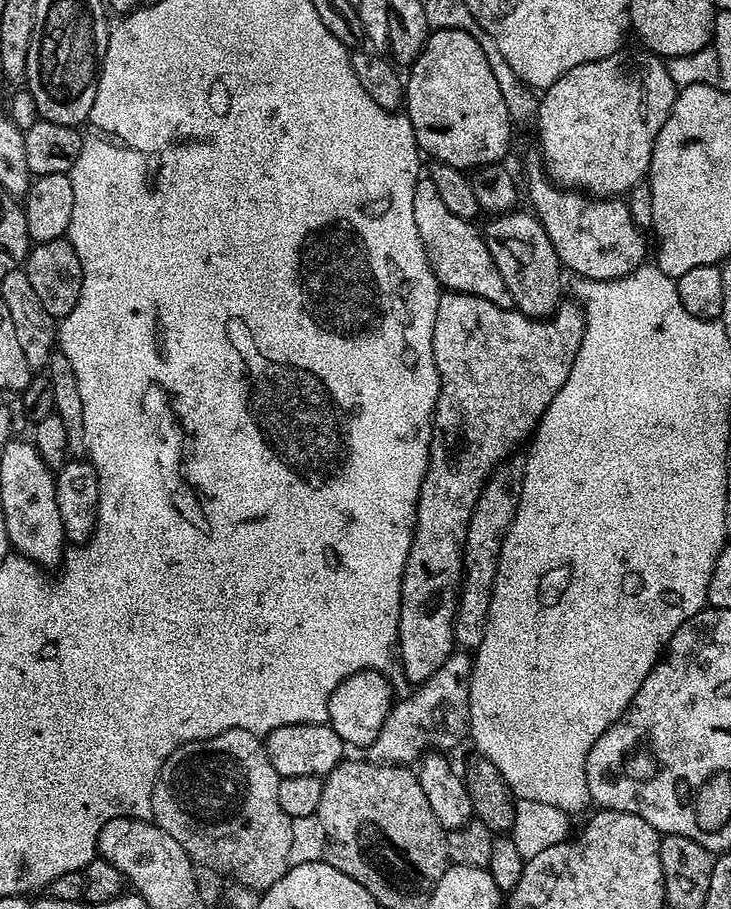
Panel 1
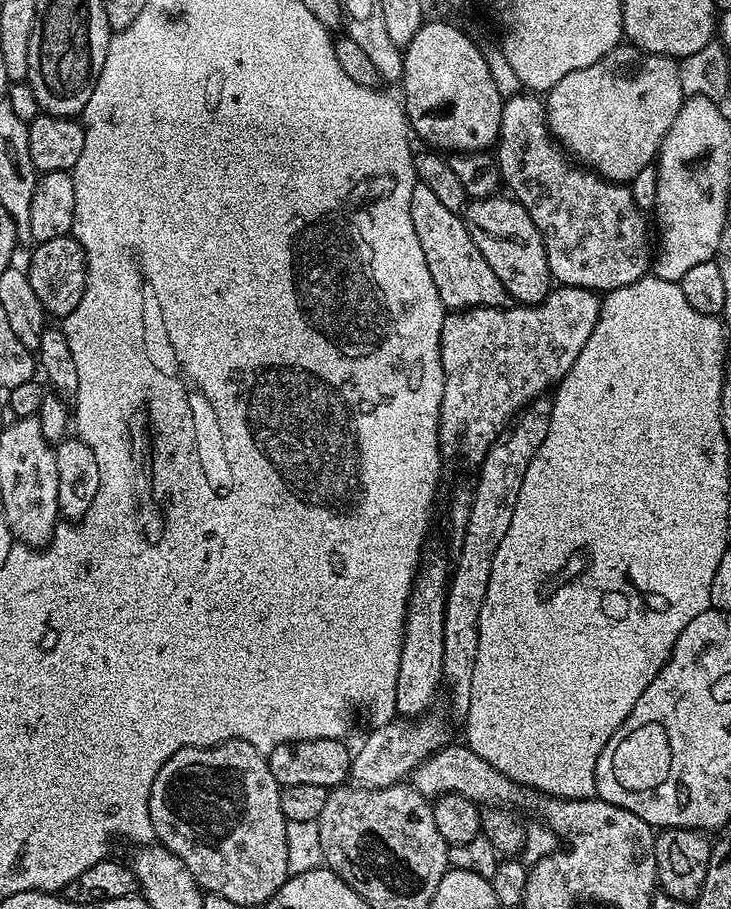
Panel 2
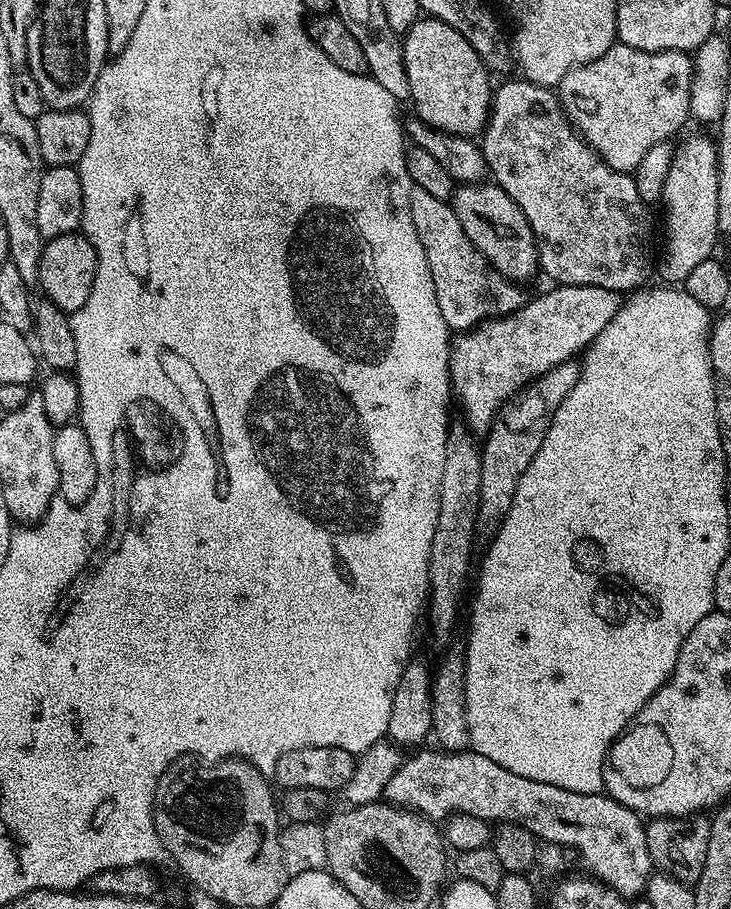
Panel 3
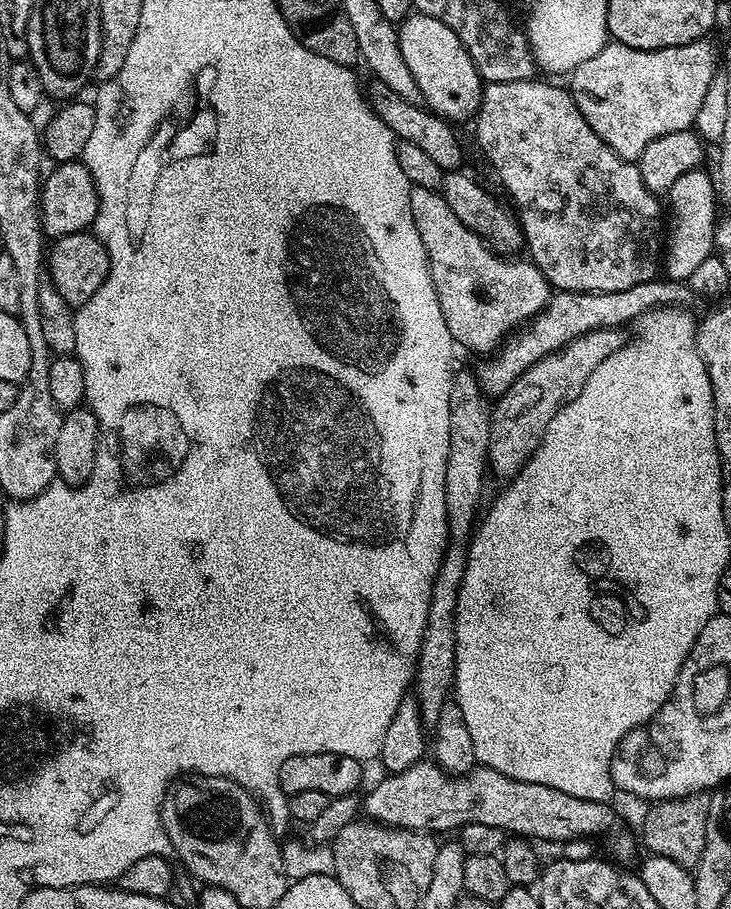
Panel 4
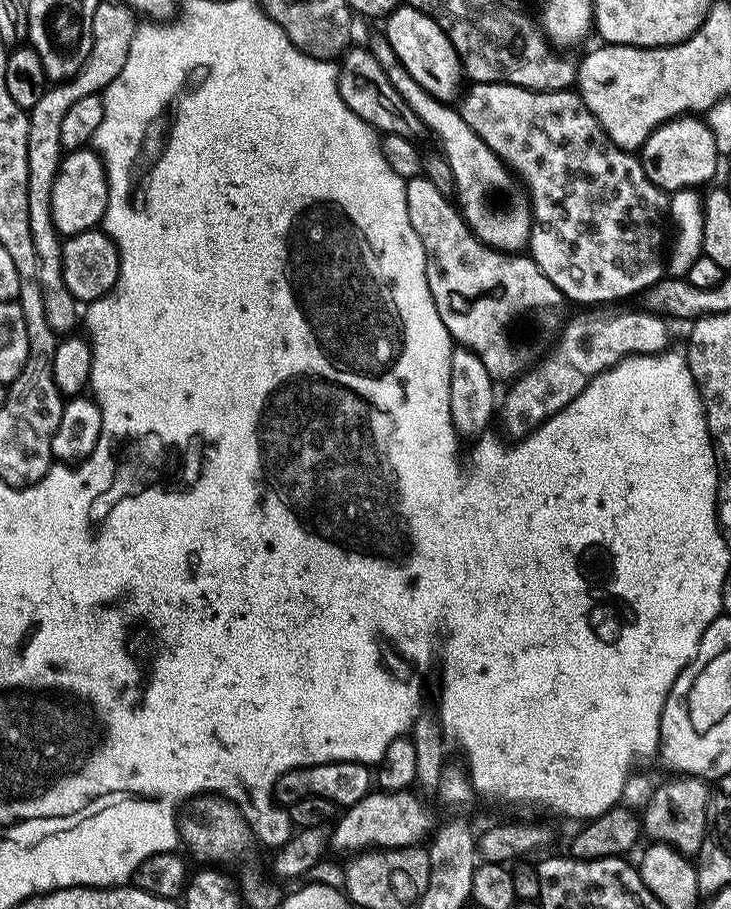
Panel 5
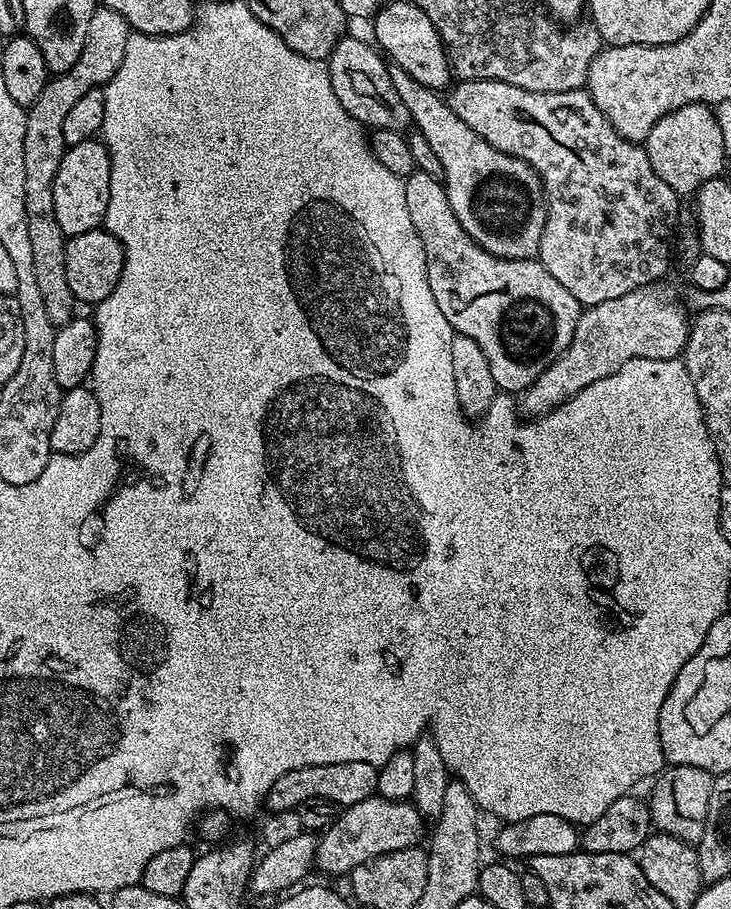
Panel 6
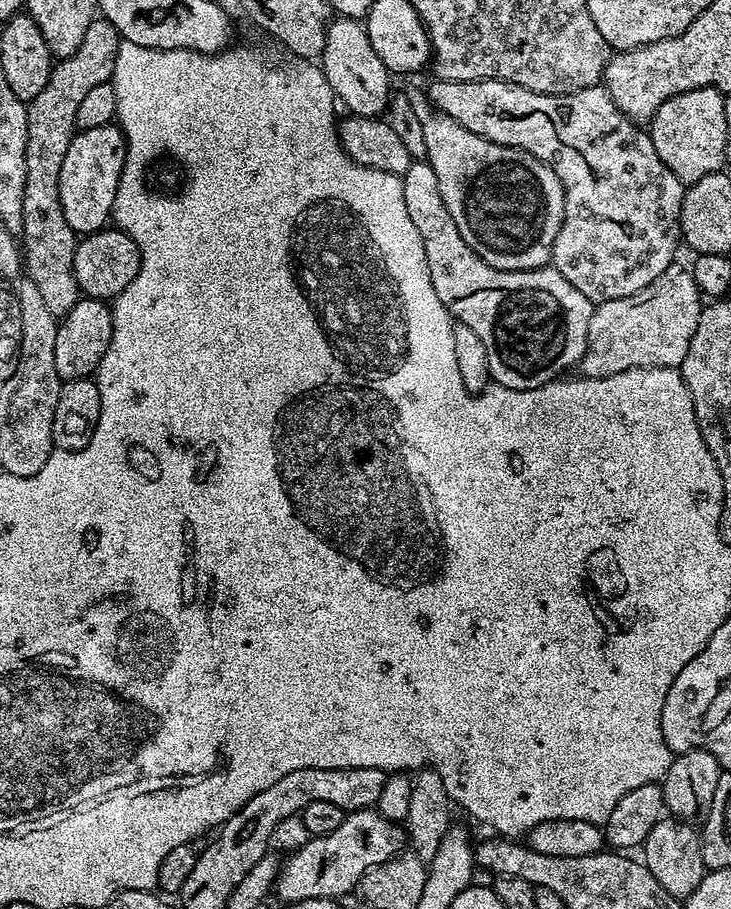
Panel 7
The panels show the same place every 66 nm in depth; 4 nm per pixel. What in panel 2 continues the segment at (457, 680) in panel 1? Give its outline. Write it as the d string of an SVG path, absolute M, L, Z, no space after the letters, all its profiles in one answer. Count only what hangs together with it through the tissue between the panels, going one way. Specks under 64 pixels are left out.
M425 714L415 718L397 718L388 724L377 724L352 754L350 780L361 788L385 788L407 781L426 758L450 743L448 724L440 716Z

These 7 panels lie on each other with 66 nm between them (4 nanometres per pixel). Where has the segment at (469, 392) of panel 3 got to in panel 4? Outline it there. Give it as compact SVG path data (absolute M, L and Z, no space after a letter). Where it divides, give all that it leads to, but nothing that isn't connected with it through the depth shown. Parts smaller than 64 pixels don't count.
M667 278L638 282L638 286L621 292L557 291L549 299L548 305L537 314L535 320L511 333L501 343L494 358L481 359L484 361L474 368L476 380L485 397L498 398L527 368L534 366L534 362L554 354L559 348L566 347L570 342L574 342L574 338L590 330L620 328L628 323L631 325L653 308L688 306L691 305L691 300L694 300L694 293L685 281Z

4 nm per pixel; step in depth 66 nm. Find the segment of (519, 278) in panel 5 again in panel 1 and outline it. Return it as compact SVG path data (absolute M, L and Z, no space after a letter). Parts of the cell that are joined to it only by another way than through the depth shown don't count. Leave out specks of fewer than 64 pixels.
M421 178L414 186L414 222L418 225L418 238L422 238L430 270L434 270L441 289L486 298L486 302L494 302L494 306L499 308L513 307L487 242L475 228L477 225L458 218L458 214L450 214L430 179Z

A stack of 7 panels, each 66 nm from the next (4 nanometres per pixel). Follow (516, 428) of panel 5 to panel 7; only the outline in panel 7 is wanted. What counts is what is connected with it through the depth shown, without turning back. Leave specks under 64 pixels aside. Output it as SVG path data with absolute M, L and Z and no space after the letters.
M674 262L650 286L593 307L579 371L584 371L581 373L587 379L597 380L635 368L679 369L690 350L690 338L694 338L701 311L702 297L691 271Z

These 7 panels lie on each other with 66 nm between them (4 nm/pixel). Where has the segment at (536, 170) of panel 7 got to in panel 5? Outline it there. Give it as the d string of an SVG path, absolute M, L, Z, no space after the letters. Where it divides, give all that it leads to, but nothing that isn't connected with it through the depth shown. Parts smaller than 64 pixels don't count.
M376 34L372 41L367 41L366 47L378 60L378 66L386 70L390 86L394 86L398 94L402 94L402 102L406 102L406 106L410 106L410 110L414 110L414 114L422 118L425 129L431 133L433 131L440 139L439 151L453 170L458 207L472 233L482 243L489 244L500 252L523 253L532 236L533 218L532 202L521 181L514 178L508 165L500 161L498 154L494 154L494 150L490 150L490 146L486 146L486 142L482 142L482 138L478 138L478 134L474 134L474 130L466 126L459 111L451 103L434 98L434 94L422 90L422 86L414 82L410 70L402 66L398 54L394 54L390 42L383 34Z

